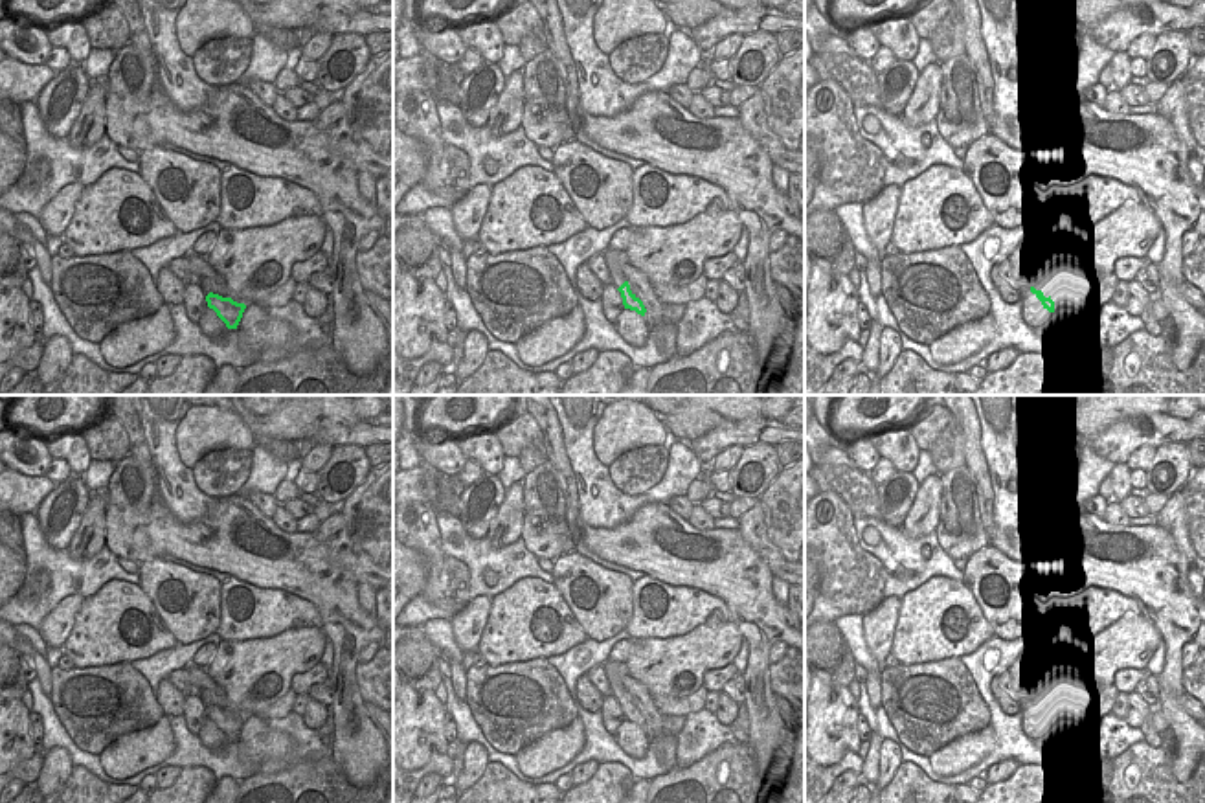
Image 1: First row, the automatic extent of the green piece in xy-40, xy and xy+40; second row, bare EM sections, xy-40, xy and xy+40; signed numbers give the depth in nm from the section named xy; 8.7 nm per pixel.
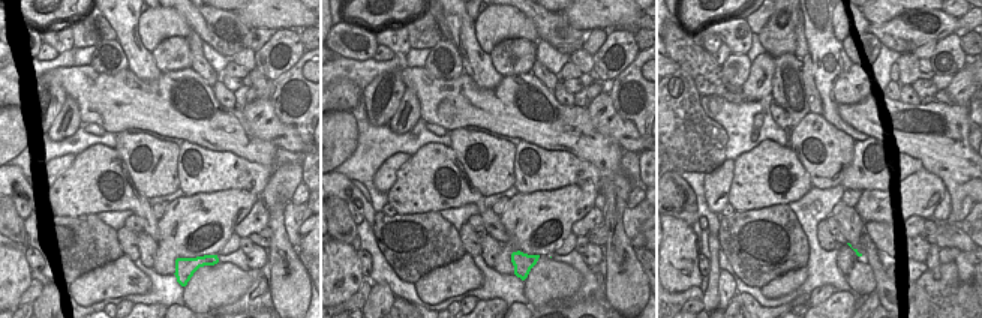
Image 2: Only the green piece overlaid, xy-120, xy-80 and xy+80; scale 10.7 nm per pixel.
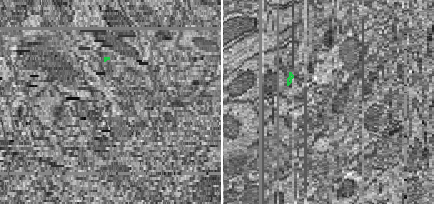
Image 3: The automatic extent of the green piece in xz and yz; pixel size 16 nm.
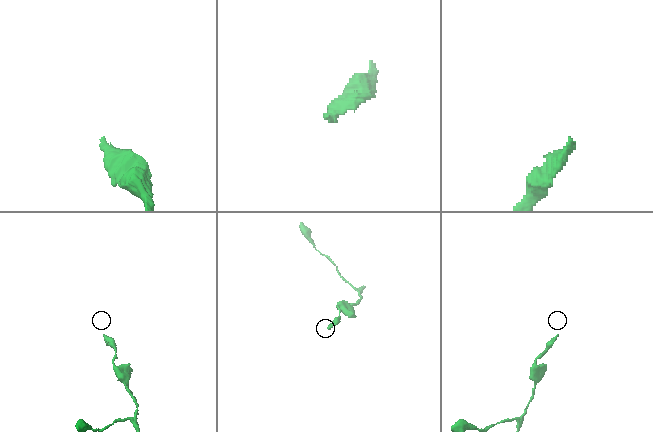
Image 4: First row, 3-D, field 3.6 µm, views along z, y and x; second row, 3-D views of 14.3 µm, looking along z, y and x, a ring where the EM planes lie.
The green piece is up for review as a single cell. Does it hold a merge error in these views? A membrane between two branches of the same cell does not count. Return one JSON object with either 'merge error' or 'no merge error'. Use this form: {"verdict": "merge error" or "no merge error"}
{"verdict": "merge error"}

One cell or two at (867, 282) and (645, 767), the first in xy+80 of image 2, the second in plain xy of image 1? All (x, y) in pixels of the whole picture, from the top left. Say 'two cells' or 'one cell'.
two cells

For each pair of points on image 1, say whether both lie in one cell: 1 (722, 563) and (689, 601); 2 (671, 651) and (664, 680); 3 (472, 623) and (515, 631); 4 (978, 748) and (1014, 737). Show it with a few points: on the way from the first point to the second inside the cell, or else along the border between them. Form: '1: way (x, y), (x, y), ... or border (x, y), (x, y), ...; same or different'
1: border (658, 579), (717, 596), (732, 618); different
2: way (671, 658), (665, 673); same
3: border (493, 599), (487, 623), (474, 651); different
4: border (991, 724), (994, 746), (963, 770); different

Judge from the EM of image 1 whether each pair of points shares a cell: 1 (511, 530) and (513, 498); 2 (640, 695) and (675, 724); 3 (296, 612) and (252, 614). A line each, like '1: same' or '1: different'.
1: same
2: same
3: same

